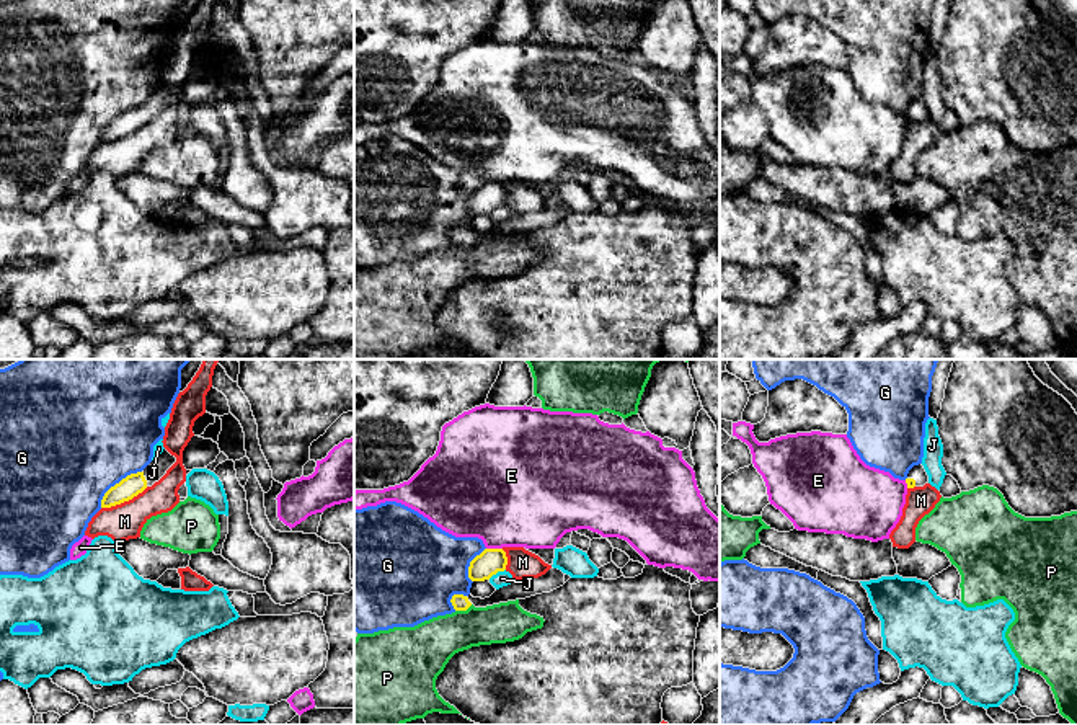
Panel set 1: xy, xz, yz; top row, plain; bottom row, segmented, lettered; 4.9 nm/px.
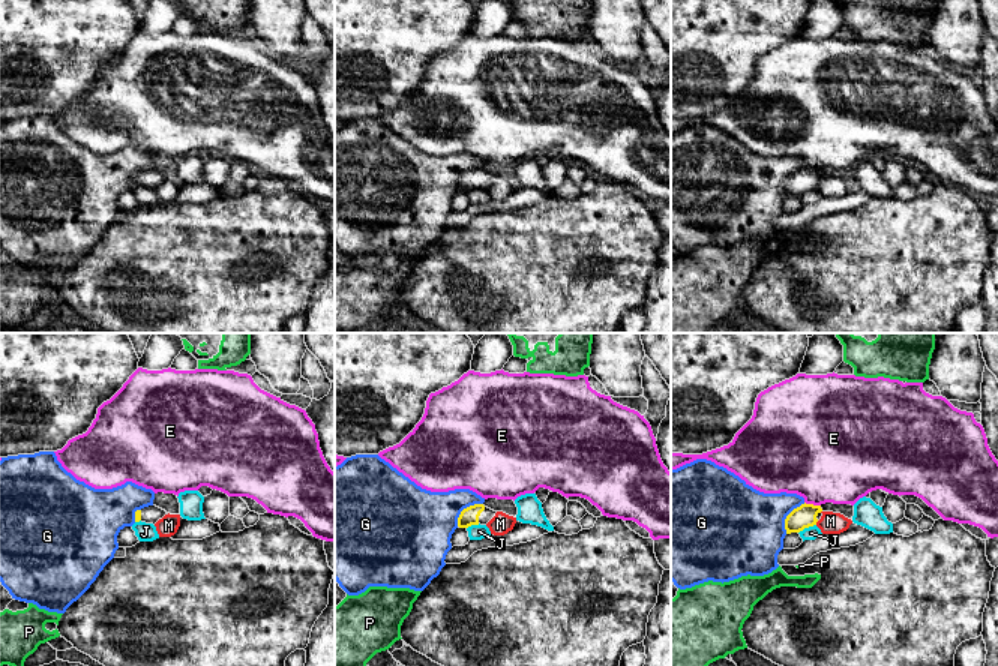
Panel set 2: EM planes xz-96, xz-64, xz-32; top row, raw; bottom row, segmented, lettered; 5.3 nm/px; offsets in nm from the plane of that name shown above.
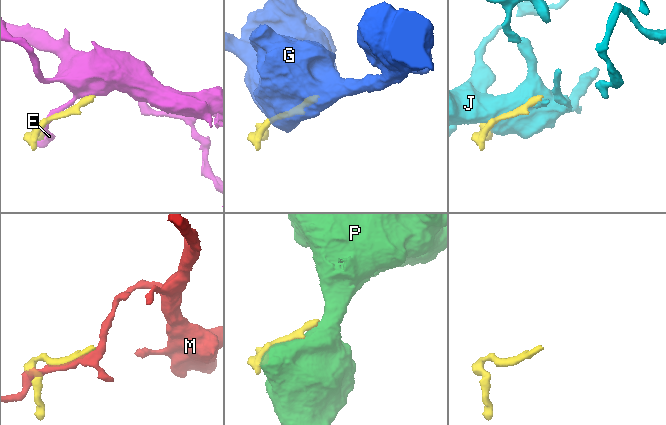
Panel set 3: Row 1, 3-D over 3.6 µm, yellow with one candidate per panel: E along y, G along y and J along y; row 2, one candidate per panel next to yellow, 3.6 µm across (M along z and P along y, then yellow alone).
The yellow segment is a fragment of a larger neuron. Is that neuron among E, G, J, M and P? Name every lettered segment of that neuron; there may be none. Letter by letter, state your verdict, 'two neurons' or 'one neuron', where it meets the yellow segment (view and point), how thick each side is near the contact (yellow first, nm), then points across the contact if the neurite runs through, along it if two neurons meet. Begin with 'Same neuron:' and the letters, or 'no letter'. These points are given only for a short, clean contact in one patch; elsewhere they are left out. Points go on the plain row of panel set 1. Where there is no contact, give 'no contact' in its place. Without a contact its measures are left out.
Same neuron: no letter
E: two neurons; meets yellow in xz at (495, 183); 130 nm thick on the yellow side, 460 nm on the other
G: two neurons; meets yellow in xy at (116, 118); 110 nm thick on the yellow side, 500 nm on the other
J: two neurons; meets yellow in xz at (496, 206); 130 nm thick on the yellow side, 80 nm on the other
M: two neurons; meets yellow in xy at (124, 134); 110 nm thick on the yellow side, 180 nm on the other
P: two neurons; meets yellow in xz at (464, 244); 80 nm thick on the yellow side, 240 nm on the other

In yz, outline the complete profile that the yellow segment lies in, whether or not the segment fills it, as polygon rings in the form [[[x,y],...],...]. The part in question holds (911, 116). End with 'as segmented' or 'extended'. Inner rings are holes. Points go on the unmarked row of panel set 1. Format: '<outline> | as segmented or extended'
[[[922,98],[914,100],[906,113],[907,122],[914,122],[914,121],[924,121],[925,118],[929,118],[929,109],[924,103]]] | extended

